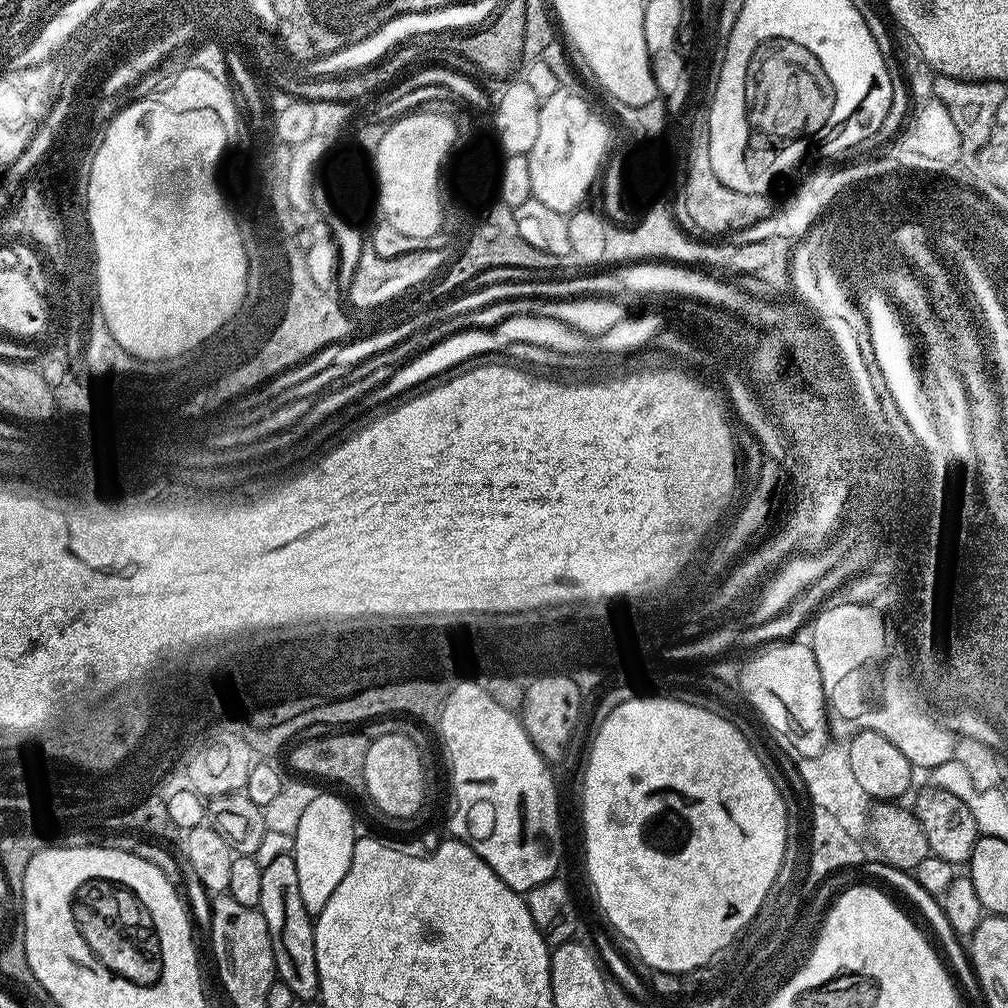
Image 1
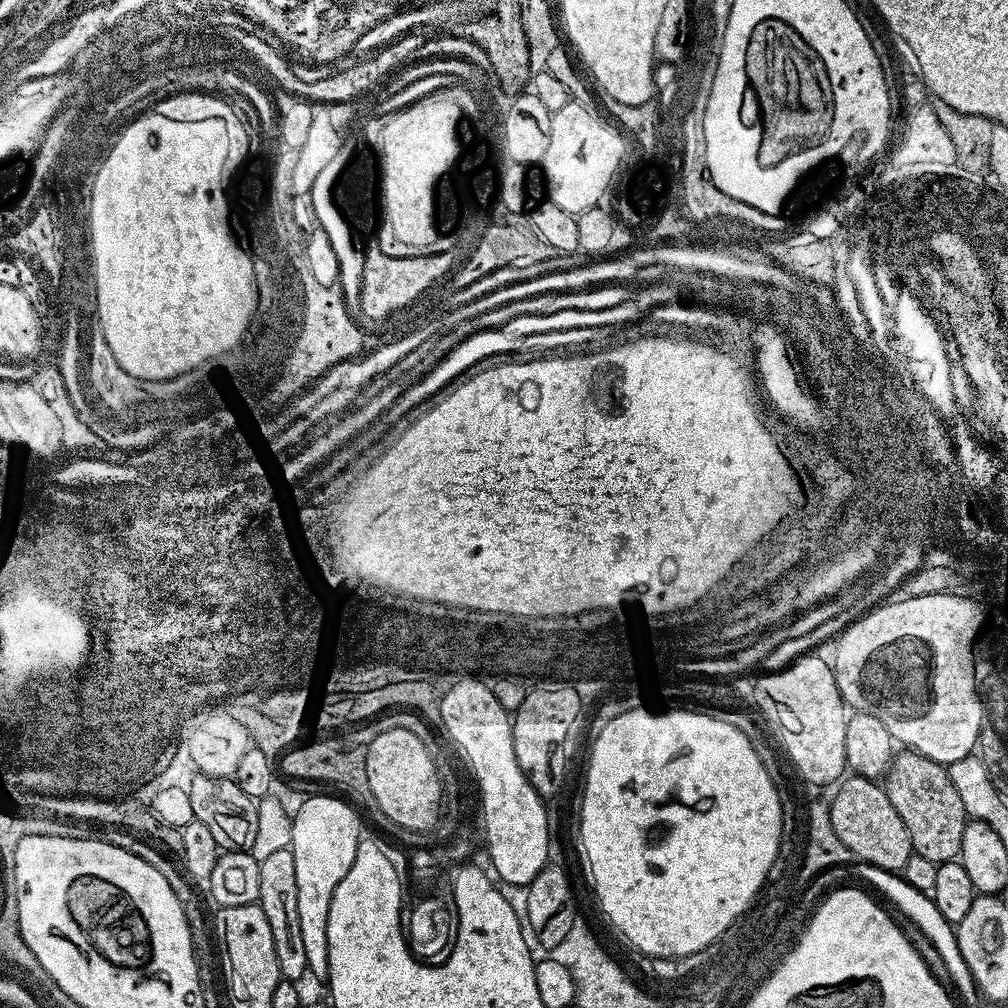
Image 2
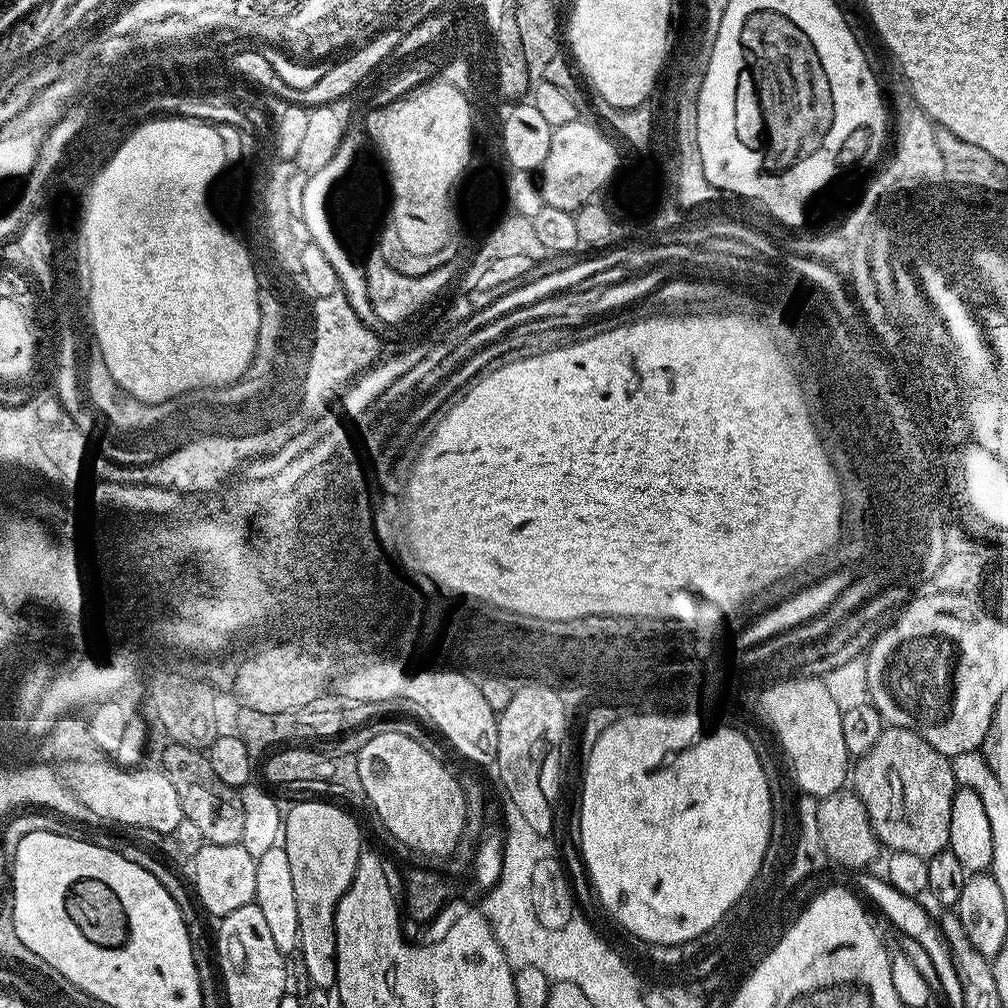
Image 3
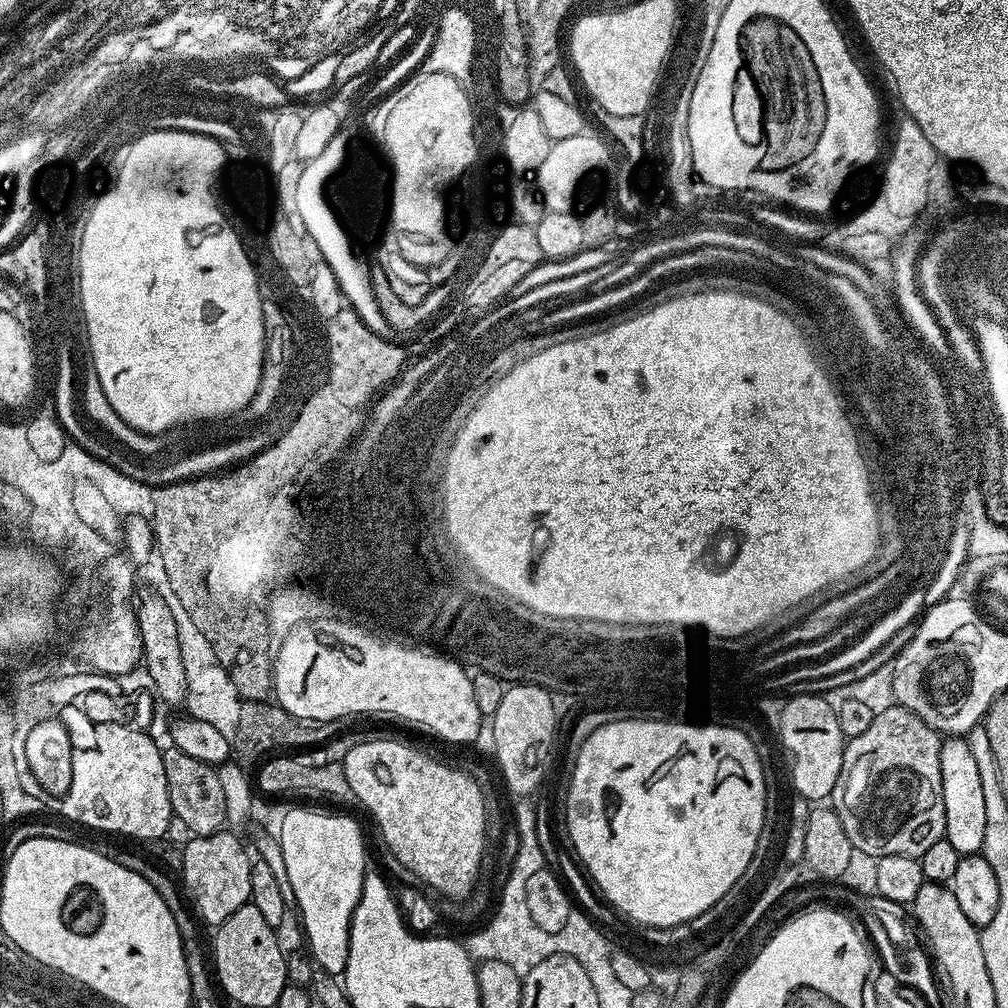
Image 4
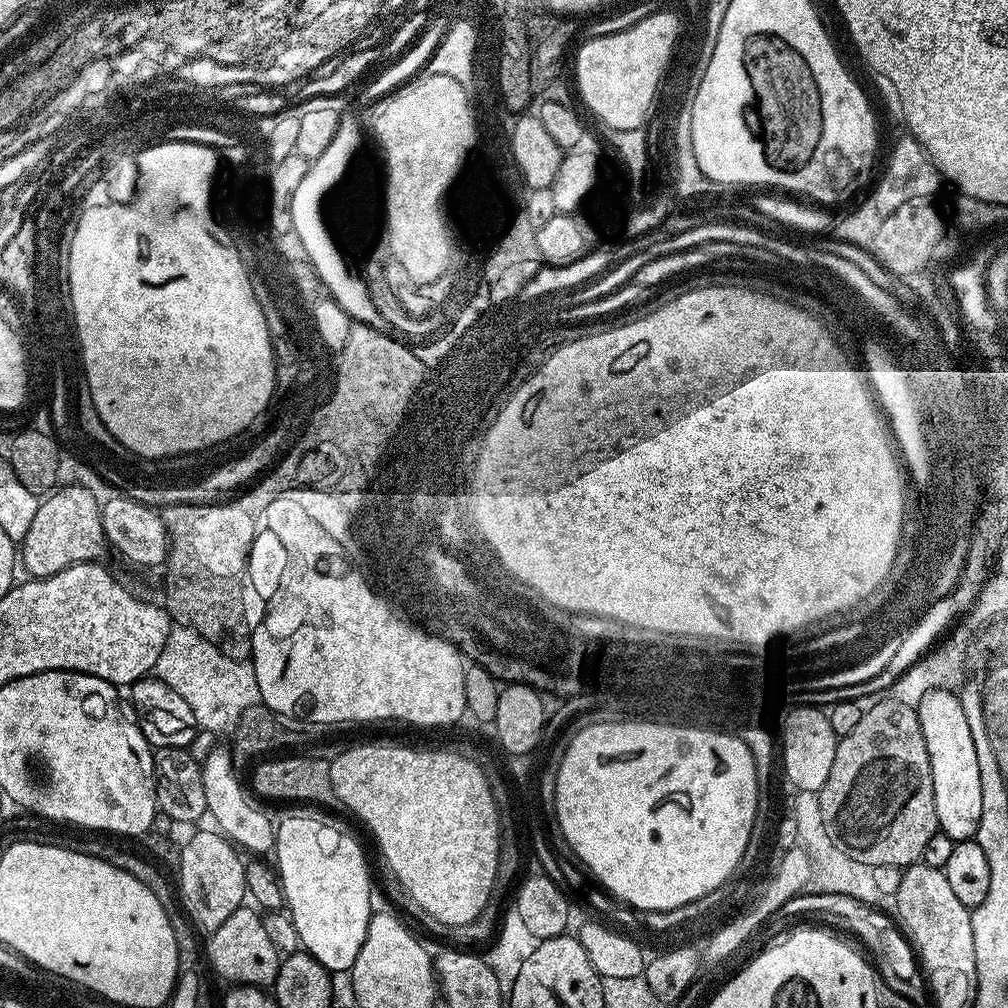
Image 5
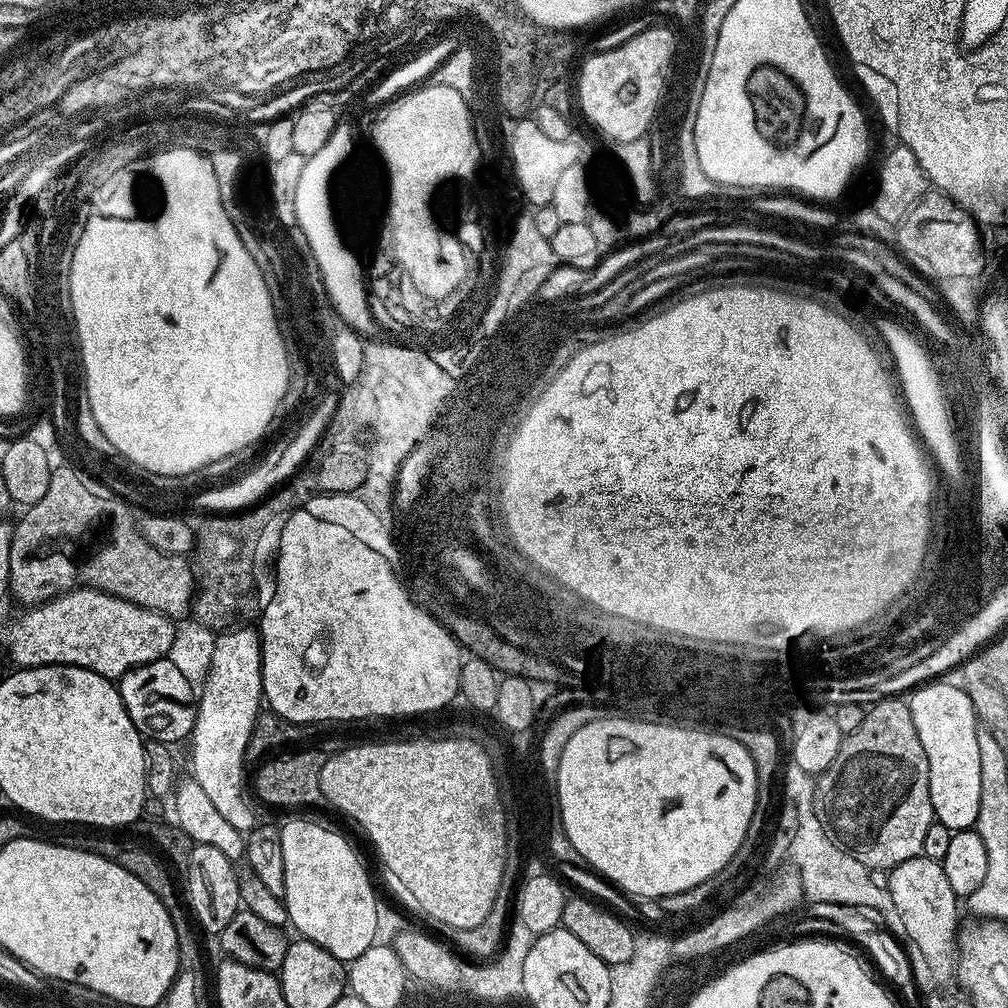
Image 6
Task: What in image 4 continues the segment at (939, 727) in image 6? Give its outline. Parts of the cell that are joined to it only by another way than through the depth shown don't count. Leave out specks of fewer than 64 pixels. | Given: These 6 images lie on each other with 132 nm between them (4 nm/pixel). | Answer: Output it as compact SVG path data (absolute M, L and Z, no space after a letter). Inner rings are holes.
M948 738L940 746L942 798L946 806L945 837L961 856L977 855L986 838L986 797L982 795L982 778L978 778L978 762L970 754L967 739Z

